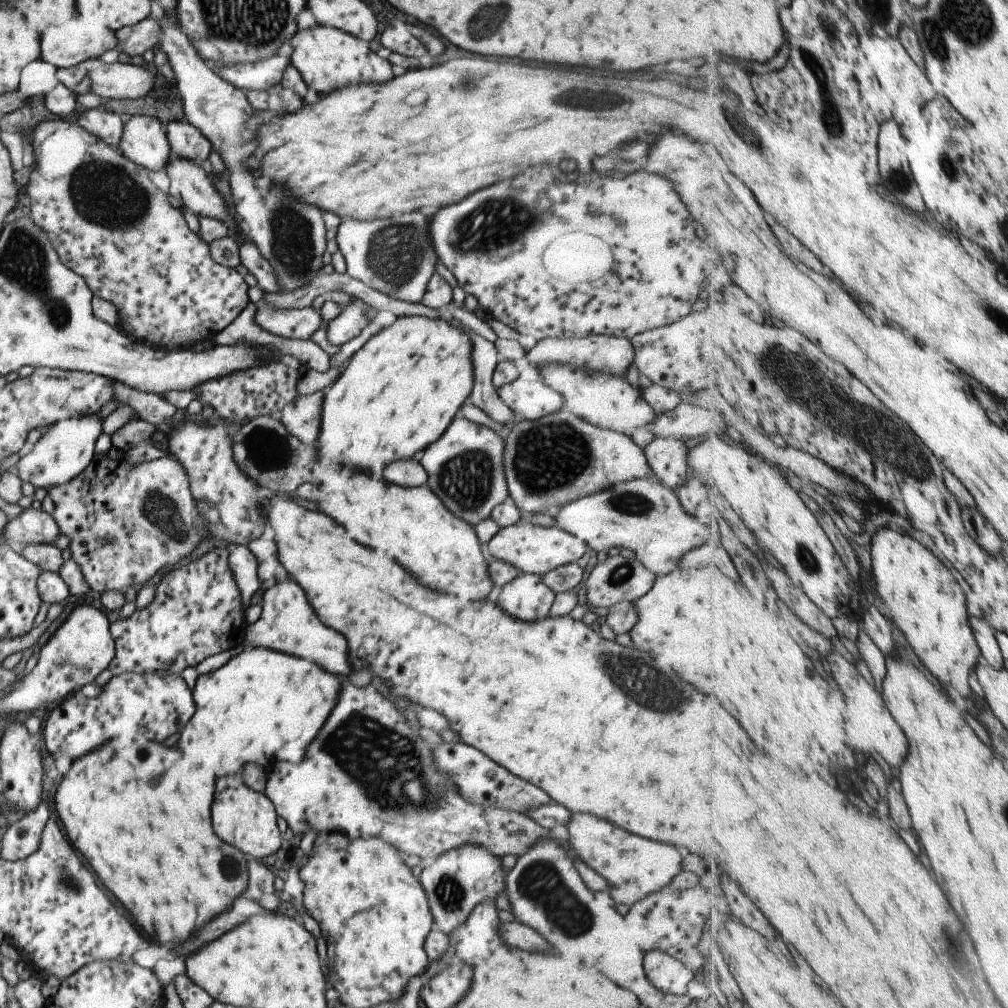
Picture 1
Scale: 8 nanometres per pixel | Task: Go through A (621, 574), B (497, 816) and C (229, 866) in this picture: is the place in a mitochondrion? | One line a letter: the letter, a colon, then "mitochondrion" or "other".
A: mitochondrion
B: other
C: other

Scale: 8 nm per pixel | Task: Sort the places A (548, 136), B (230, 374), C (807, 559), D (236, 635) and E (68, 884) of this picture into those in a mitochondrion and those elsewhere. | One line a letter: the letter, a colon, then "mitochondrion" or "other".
A: other
B: other
C: mitochondrion
D: other
E: mitochondrion

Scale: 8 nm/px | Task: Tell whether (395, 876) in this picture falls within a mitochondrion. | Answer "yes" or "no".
no

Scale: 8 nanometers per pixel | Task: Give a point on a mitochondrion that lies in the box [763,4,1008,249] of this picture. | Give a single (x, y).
(899, 180)

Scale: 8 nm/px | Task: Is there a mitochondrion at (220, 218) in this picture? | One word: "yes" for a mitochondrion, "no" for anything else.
no

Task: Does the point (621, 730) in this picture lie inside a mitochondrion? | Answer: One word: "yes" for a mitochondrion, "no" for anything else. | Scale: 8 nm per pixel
no

